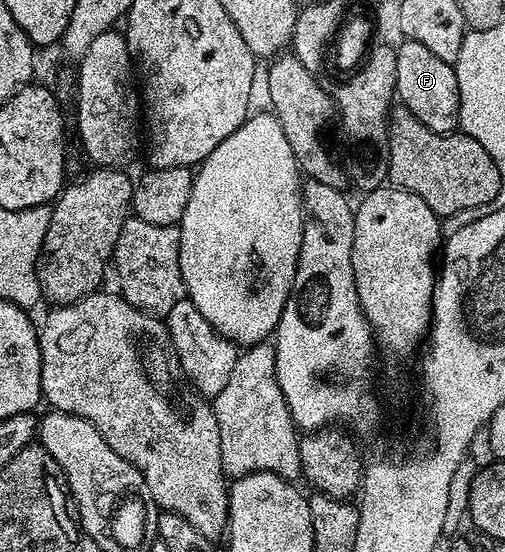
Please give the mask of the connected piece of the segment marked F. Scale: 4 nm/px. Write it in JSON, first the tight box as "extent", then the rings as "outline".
{"extent":[396,39,460,131],"outline":[[[403,39],[401,43],[397,45],[396,54],[397,99],[405,108],[412,110],[428,130],[455,131],[459,127],[460,86],[456,82],[454,65],[436,58],[436,54],[432,54],[428,46],[420,46],[420,42]]]}

